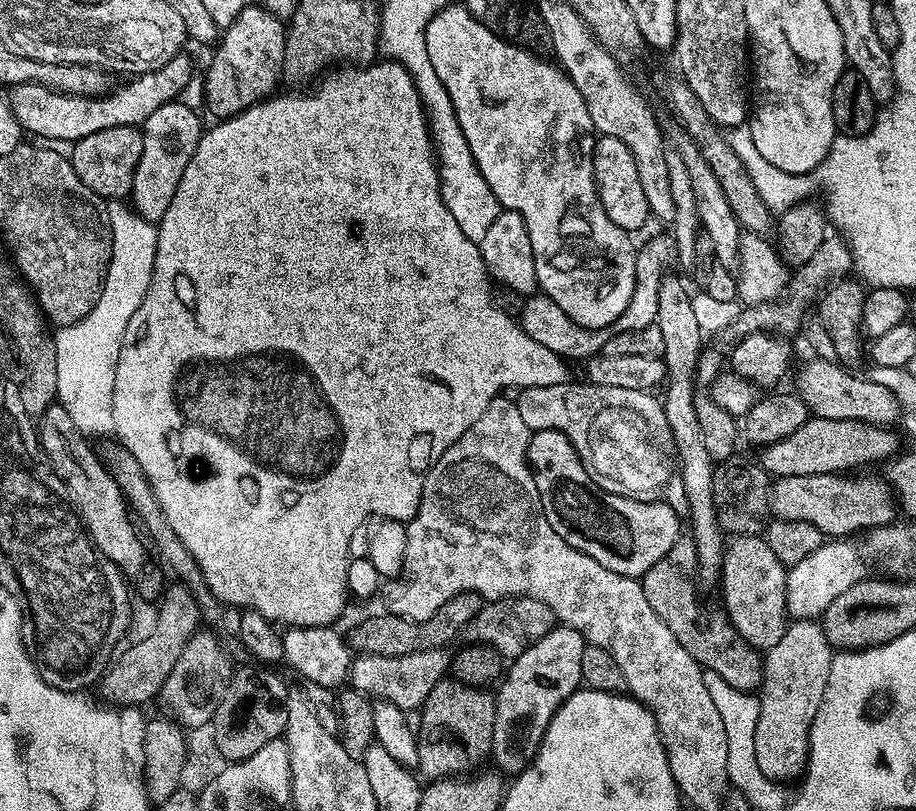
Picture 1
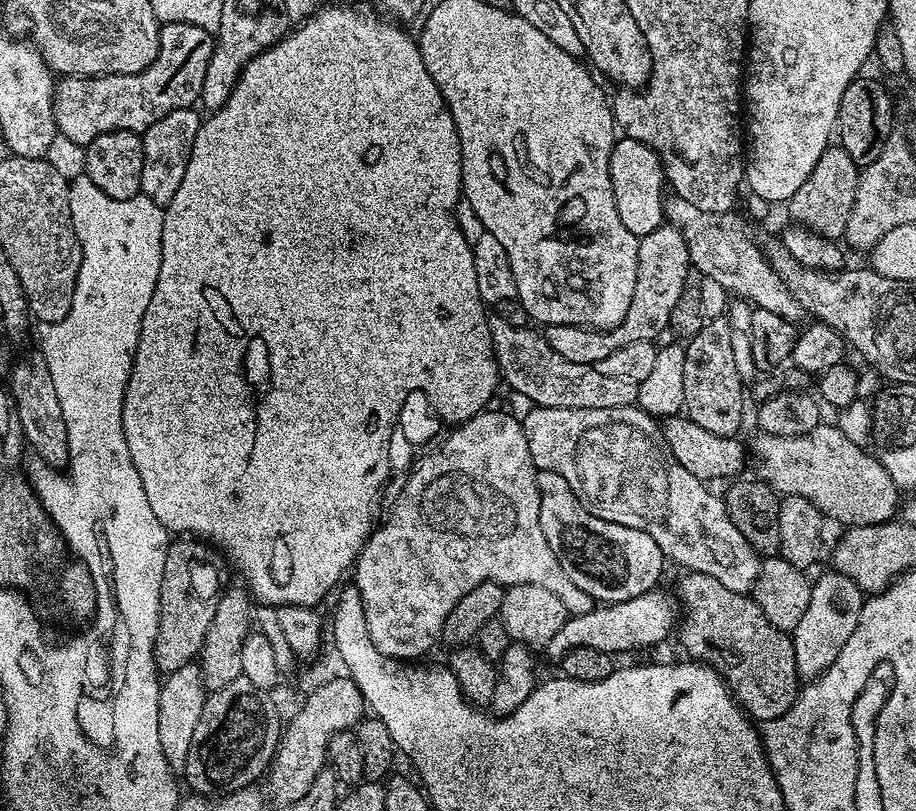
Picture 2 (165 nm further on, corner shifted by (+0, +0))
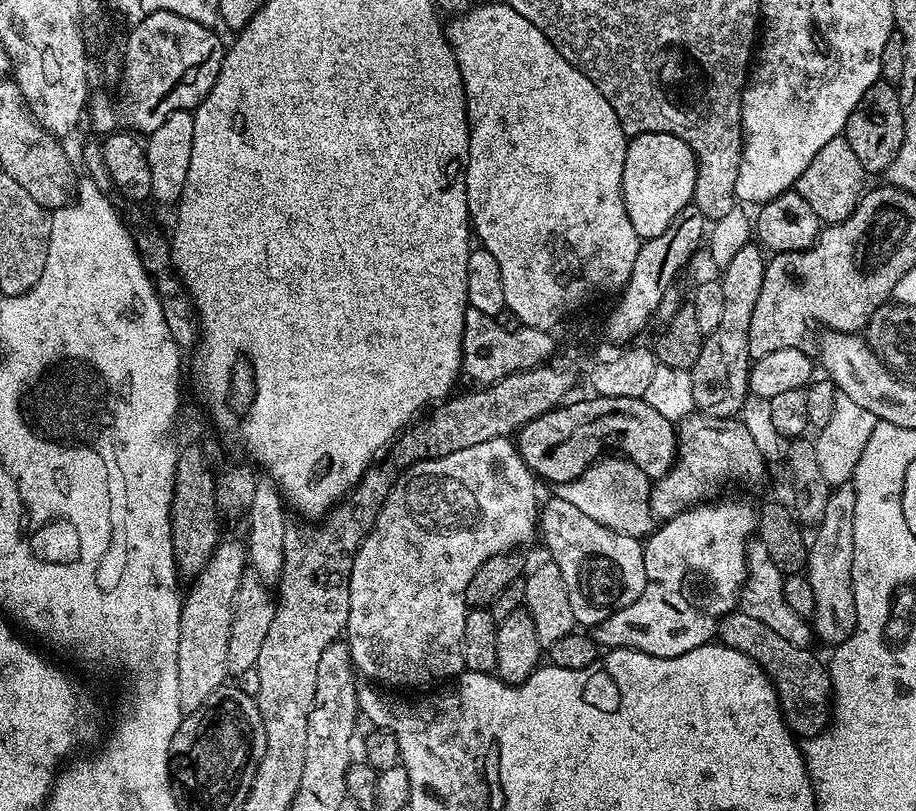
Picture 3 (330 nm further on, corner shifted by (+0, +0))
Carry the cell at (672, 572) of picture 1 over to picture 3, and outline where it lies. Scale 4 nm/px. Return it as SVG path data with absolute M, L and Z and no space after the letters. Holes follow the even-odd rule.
M733 610L720 619L716 628L719 643L727 648L746 654L751 660L757 660L762 670L776 687L776 696L780 700L780 713L783 714L788 729L797 737L807 738L823 732L830 723L830 705L834 700L832 679L828 676L827 663L812 656L811 647L799 648L794 642L774 634L770 626L750 618L750 614Z

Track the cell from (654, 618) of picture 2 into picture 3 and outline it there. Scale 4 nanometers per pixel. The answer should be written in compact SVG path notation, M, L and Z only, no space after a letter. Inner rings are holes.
M748 500L712 503L701 502L678 513L674 519L663 521L647 537L644 561L648 584L633 604L591 629L590 635L601 649L633 648L658 658L674 658L709 643L716 636L720 619L733 611L740 599L740 590L744 586L744 554L750 537L758 528L758 508Z

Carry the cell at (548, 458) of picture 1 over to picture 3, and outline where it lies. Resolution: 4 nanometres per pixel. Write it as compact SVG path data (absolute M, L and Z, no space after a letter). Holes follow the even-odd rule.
M555 495L545 504L543 501L538 512L538 532L541 537L544 535L544 544L552 555L549 556L551 563L558 566L560 583L570 594L570 607L574 610L577 625L595 626L609 620L615 612L633 604L648 584L644 544L637 537L615 532L594 522L594 518L586 518L586 514L582 514L582 510L577 510L571 502Z

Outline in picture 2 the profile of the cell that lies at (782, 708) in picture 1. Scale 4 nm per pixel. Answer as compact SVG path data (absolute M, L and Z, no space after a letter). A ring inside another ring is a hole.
M827 570L812 584L810 606L806 606L806 614L798 621L798 626L790 634L794 642L794 654L801 681L807 682L820 676L838 658L842 646L850 642L850 634L858 626L858 618L862 614L862 606L866 599L864 593L850 578L841 572Z

